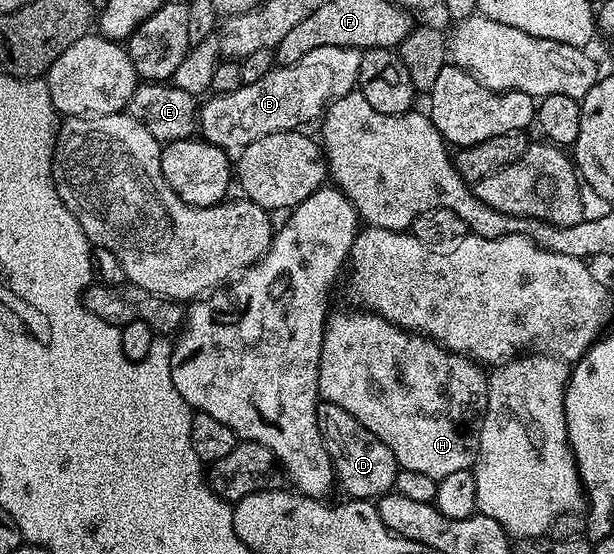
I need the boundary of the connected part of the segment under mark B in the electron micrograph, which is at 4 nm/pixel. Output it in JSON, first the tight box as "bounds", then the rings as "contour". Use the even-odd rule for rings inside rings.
{"bounds":[197,46,363,152],"contour":[[[319,46],[309,50],[309,53],[296,63],[272,67],[264,78],[243,84],[231,94],[210,95],[210,99],[204,105],[202,103],[197,112],[200,137],[228,152],[240,152],[249,142],[255,142],[266,134],[300,129],[305,126],[303,124],[313,119],[316,121],[332,100],[344,97],[358,87],[362,57],[363,52],[357,48]]]}

